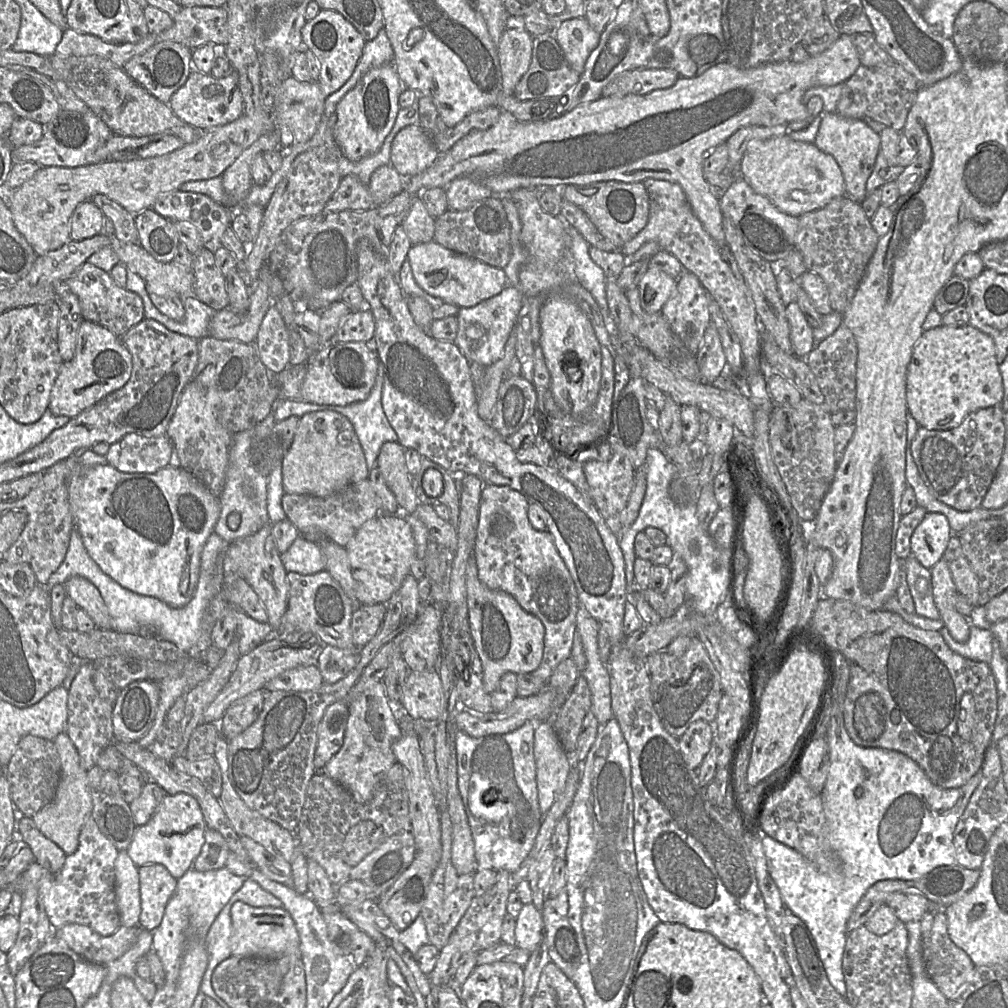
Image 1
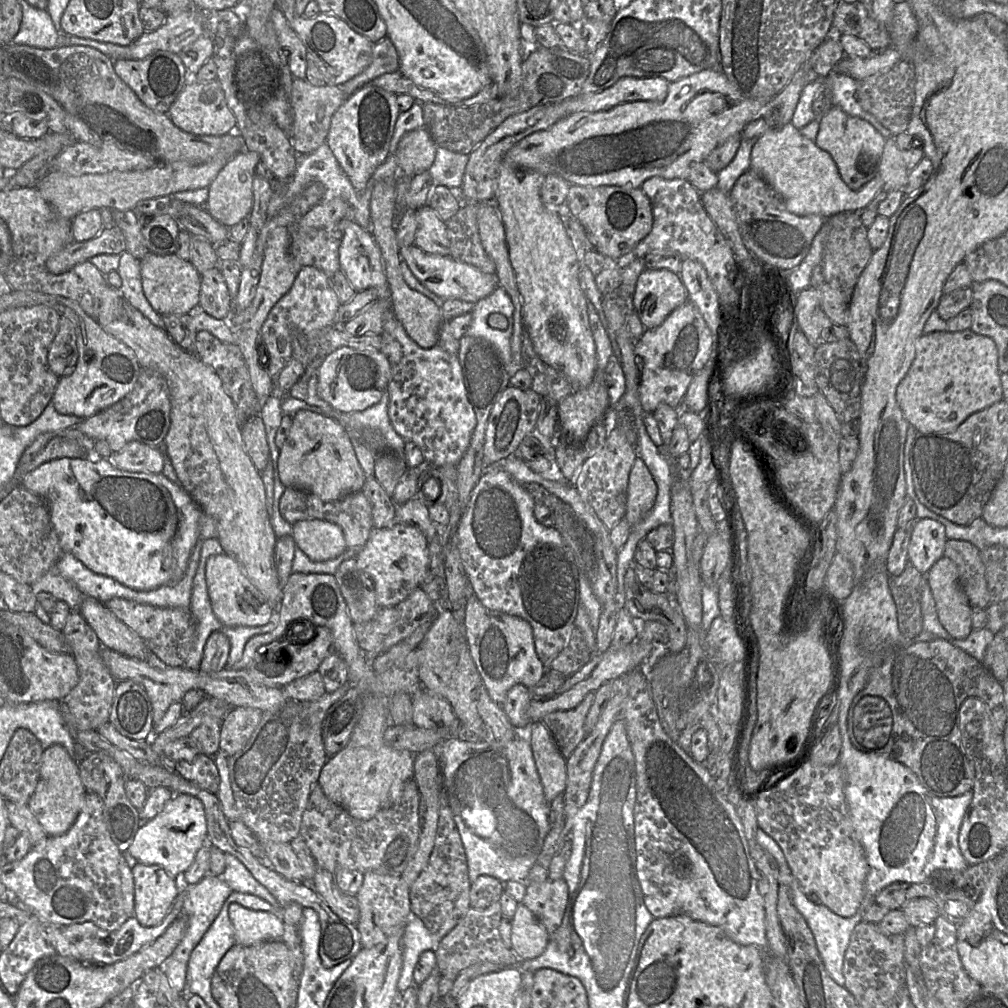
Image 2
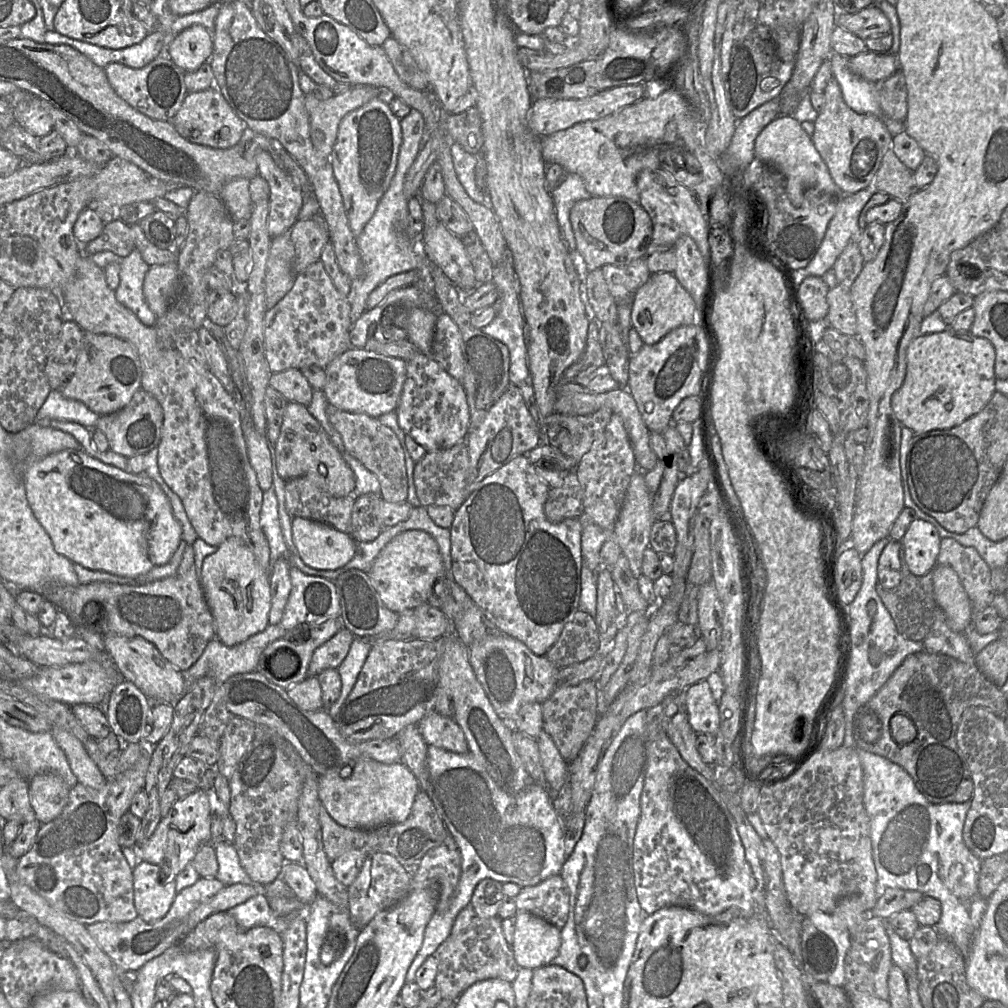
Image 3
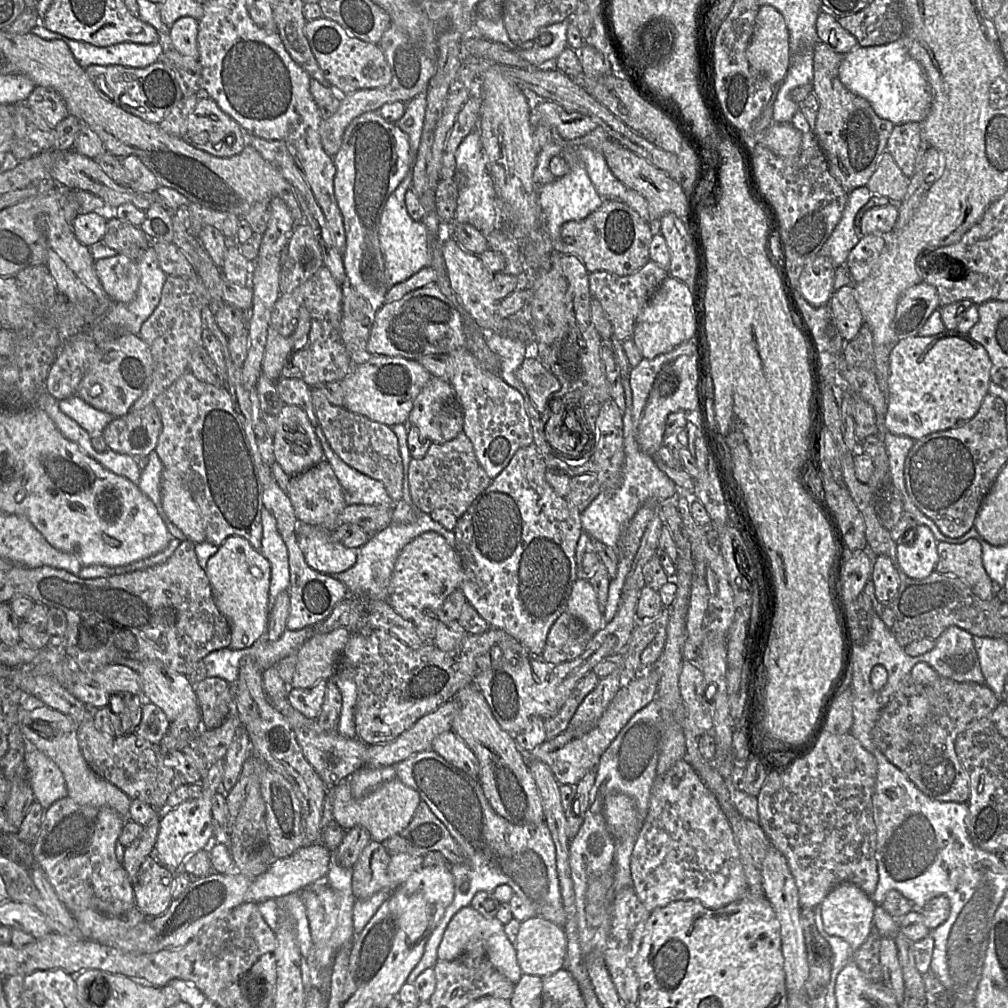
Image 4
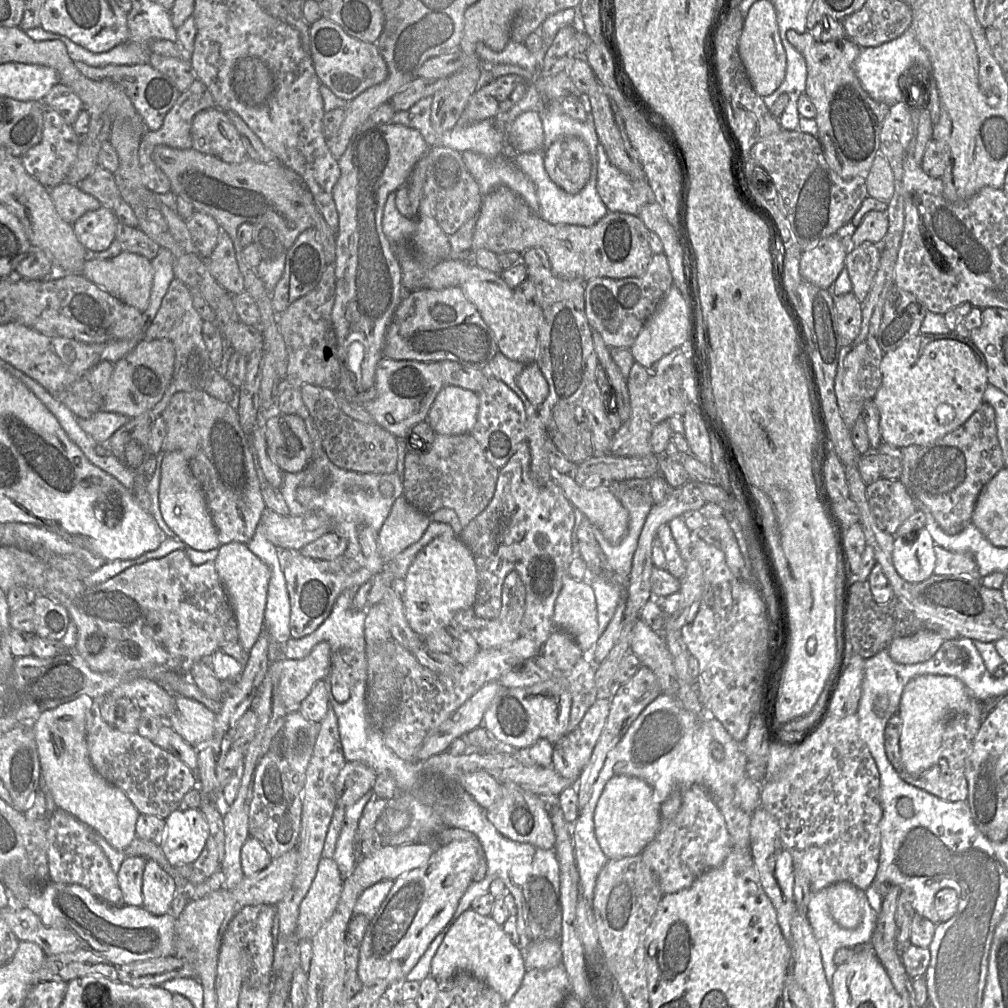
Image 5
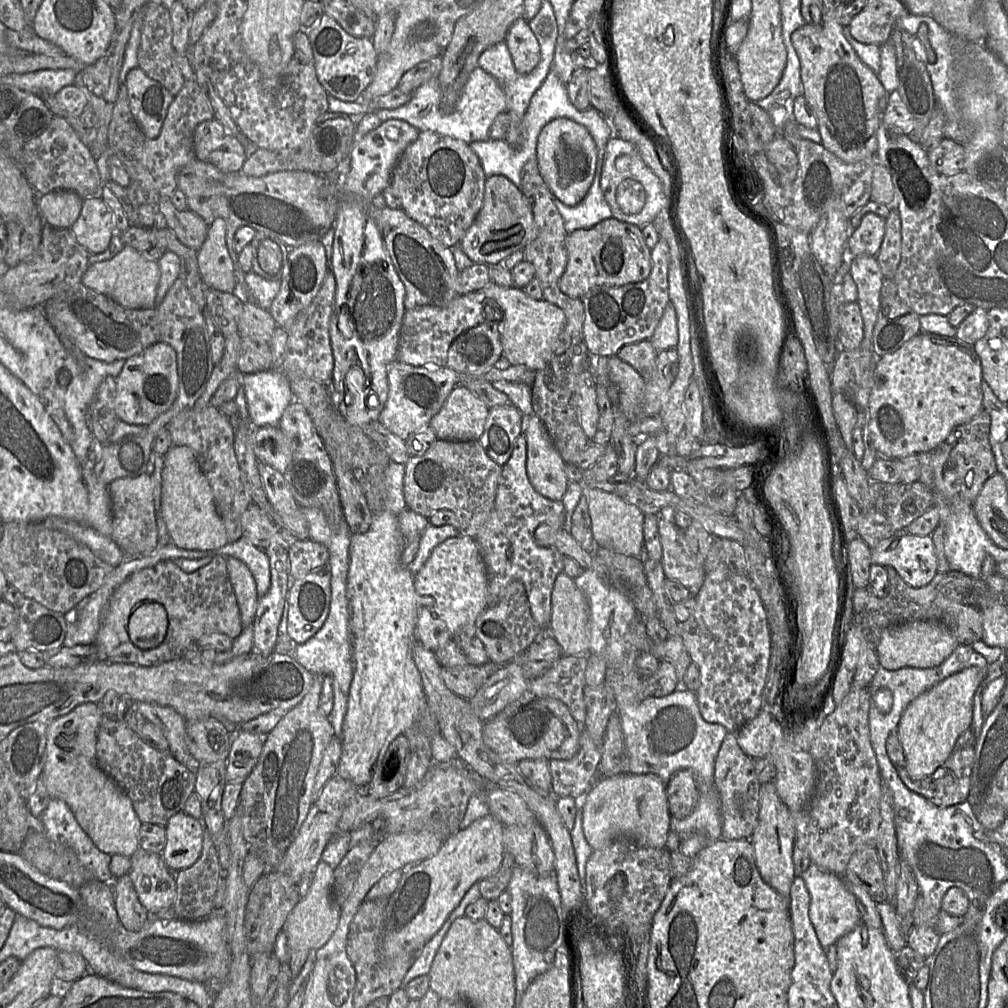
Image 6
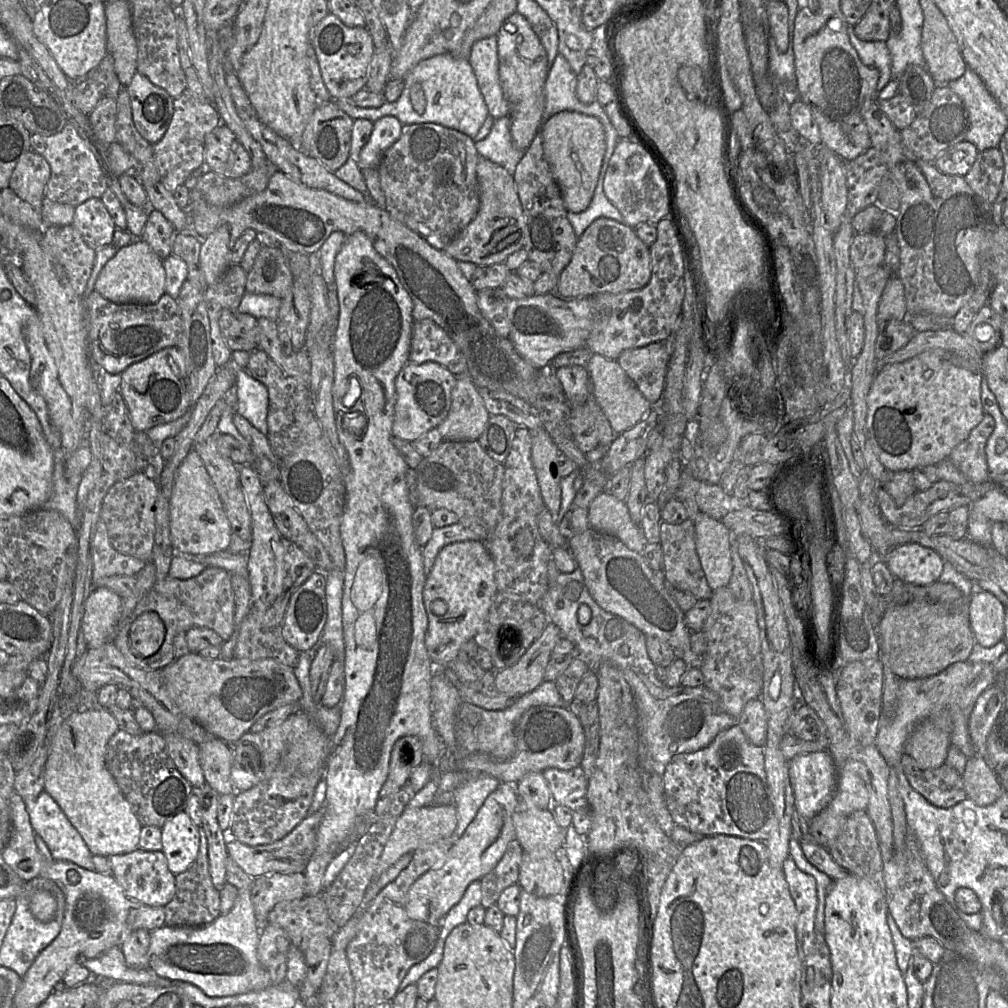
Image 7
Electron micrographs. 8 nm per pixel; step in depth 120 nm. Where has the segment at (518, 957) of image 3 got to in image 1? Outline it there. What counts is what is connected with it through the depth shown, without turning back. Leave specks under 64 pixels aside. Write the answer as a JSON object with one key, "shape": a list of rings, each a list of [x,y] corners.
{"shape":[[[533,903],[524,904],[516,918],[515,937],[518,947],[533,952],[543,938],[543,919]]]}

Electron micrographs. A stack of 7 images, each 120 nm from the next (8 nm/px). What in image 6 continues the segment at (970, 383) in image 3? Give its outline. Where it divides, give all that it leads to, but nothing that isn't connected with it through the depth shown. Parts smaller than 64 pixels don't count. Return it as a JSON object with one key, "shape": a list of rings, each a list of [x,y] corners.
{"shape":[[[919,333],[908,340],[896,352],[879,357],[875,368],[875,386],[871,391],[869,398],[869,431],[872,443],[877,450],[877,458],[878,454],[879,456],[888,459],[897,459],[935,450],[947,439],[955,427],[969,423],[981,410],[983,410],[982,379],[981,361],[976,354],[973,345],[960,341],[956,336],[946,337],[936,334]]]}

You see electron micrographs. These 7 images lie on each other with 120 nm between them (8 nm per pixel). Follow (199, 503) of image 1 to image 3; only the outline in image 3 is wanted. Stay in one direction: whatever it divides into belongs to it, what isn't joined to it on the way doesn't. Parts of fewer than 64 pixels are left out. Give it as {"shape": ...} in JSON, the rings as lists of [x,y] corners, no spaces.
{"shape":[[[82,449],[63,450],[35,461],[25,469],[23,479],[29,506],[37,521],[50,536],[56,552],[66,557],[72,563],[79,564],[86,569],[103,571],[120,577],[137,578],[147,574],[154,567],[167,564],[182,540],[182,528],[173,515],[170,501],[154,480],[144,474],[131,474],[105,464],[93,458]]]}

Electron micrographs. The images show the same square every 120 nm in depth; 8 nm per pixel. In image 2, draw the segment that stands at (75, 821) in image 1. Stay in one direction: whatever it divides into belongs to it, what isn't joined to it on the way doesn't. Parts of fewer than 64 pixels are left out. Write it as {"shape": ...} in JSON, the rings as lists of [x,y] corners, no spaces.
{"shape":[[[60,744],[46,749],[41,760],[39,781],[28,806],[48,836],[63,835],[72,827],[83,807],[86,793],[79,762]]]}

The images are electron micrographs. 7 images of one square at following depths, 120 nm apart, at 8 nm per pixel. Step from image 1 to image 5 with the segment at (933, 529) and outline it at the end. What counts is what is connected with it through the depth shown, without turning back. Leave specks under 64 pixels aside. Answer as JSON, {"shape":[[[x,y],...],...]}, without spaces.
{"shape":[[[927,529],[910,536],[895,536],[892,560],[898,574],[907,582],[919,583],[934,574],[934,541]]]}

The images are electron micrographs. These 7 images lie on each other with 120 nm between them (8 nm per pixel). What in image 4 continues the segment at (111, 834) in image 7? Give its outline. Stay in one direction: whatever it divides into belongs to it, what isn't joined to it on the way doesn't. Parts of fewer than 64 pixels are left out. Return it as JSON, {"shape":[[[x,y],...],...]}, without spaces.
{"shape":[[[46,705],[33,710],[20,707],[18,723],[26,740],[52,759],[62,771],[68,796],[80,805],[109,806],[128,819],[131,799],[119,788],[99,777],[87,764],[78,741],[78,725],[67,715]]]}

